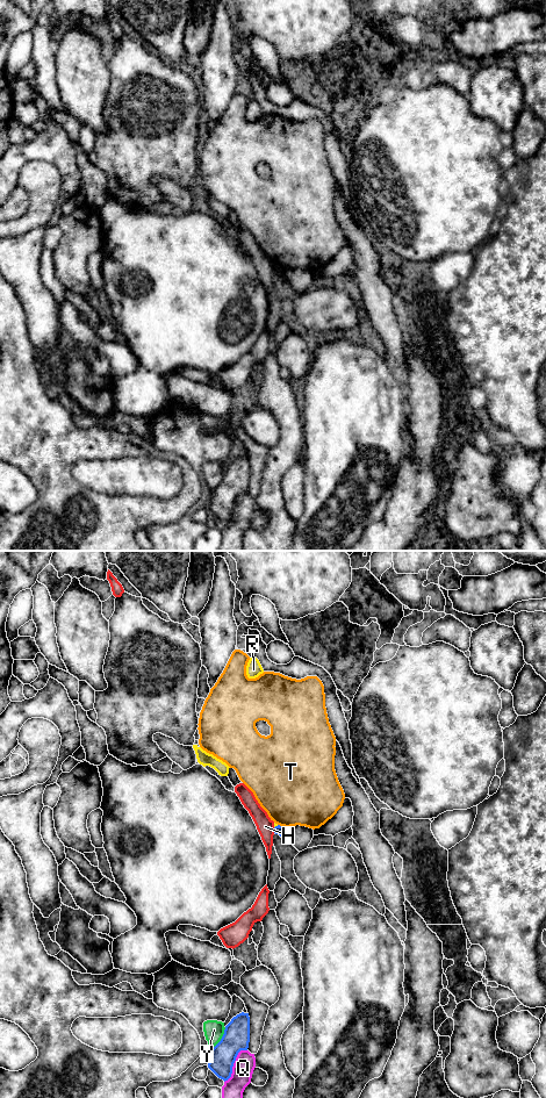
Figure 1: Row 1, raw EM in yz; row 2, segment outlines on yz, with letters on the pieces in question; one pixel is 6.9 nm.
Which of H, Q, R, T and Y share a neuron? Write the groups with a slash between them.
H / Q / R / T / Y

